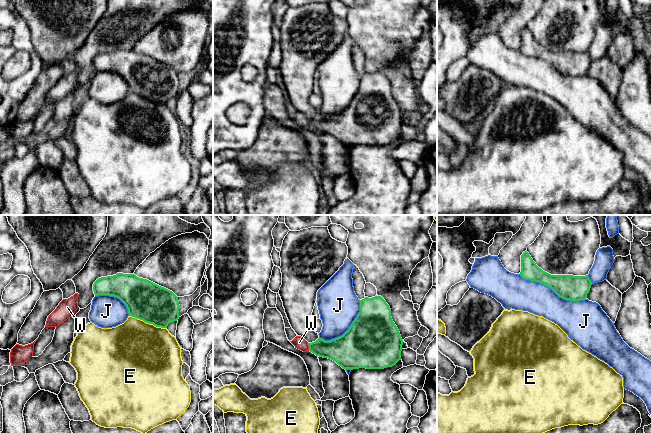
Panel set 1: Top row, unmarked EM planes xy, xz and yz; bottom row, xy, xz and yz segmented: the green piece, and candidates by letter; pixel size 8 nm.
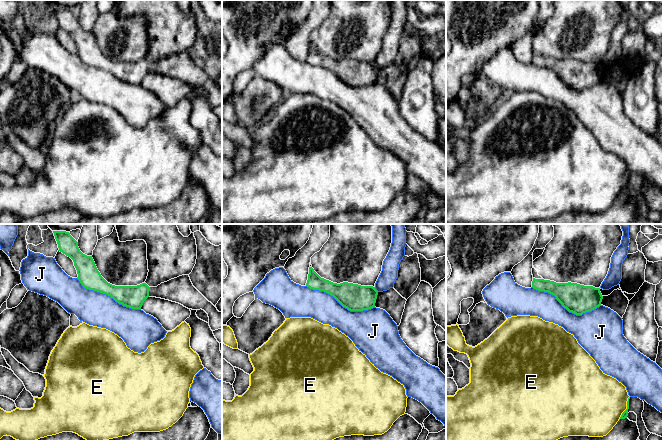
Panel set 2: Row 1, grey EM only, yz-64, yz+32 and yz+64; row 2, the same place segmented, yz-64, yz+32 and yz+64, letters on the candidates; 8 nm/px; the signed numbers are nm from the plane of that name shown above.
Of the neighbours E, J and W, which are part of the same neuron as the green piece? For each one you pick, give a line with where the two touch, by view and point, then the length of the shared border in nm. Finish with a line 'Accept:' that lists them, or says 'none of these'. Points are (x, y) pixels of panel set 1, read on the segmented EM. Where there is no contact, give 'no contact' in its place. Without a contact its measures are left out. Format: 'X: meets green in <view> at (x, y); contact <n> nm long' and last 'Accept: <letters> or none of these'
W: meets green in xz at (309, 347); contact 70 nm long
Accept: W

